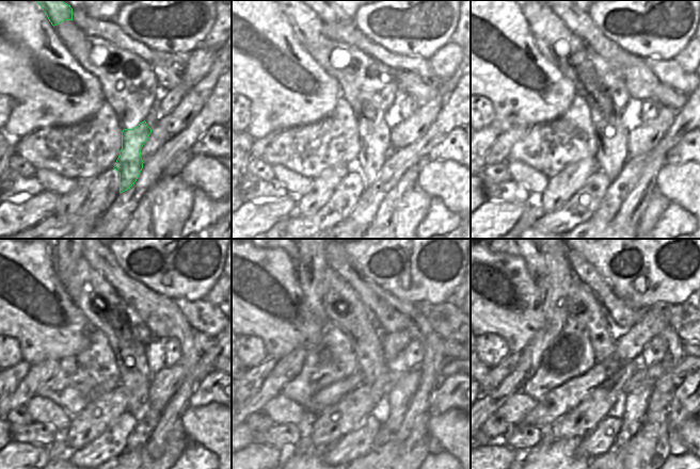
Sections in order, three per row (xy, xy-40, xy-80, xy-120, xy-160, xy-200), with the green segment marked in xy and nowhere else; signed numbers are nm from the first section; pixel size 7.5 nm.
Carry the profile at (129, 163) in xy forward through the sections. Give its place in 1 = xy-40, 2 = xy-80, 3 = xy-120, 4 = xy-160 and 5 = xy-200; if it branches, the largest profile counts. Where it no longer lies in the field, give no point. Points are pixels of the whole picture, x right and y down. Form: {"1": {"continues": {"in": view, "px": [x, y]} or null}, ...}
{"1": {"continues": {"in": "xy-40", "px": [374, 135]}}, "2": {"continues": {"in": "xy-80", "px": [611, 155]}}, "3": {"continues": {"in": "xy-120", "px": [73, 270]}}, "4": {"continues": {"in": "xy-160", "px": [314, 272]}}, "5": {"continues": {"in": "xy-200", "px": [591, 313]}}}

